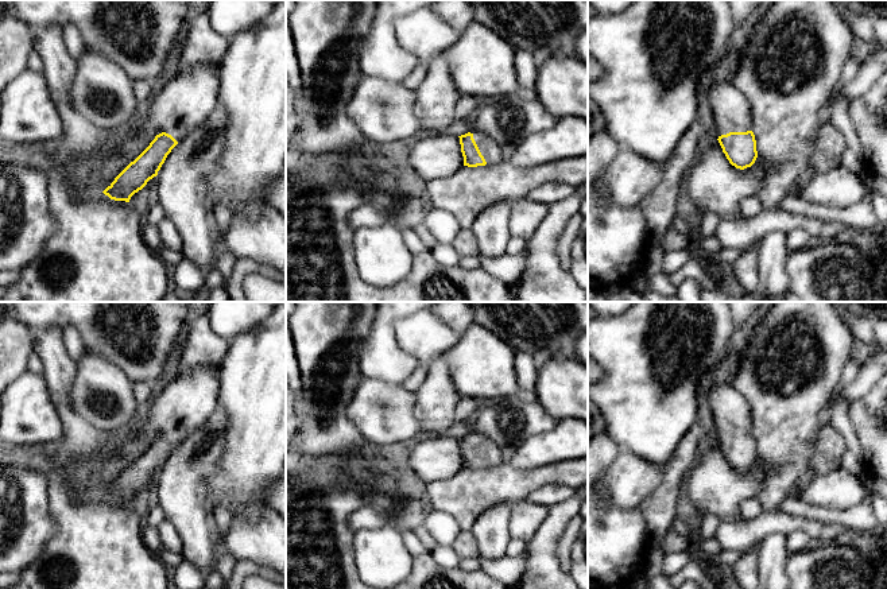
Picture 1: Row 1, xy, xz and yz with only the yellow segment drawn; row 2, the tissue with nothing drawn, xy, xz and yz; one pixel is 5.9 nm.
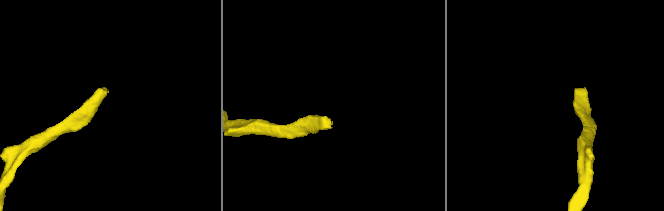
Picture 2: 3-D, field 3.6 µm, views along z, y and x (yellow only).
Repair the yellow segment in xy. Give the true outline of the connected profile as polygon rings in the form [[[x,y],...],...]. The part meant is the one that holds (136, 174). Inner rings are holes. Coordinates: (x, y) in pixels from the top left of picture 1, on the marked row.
[[[198,63],[158,86],[151,101],[140,109],[143,119],[137,128],[129,127],[117,132],[115,150],[98,160],[94,191],[101,190],[111,199],[129,202],[135,193],[158,175],[178,142],[189,136],[214,111],[218,102],[220,73],[221,63]]]

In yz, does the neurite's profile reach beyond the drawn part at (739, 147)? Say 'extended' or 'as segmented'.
extended

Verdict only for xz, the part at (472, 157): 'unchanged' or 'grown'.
grown

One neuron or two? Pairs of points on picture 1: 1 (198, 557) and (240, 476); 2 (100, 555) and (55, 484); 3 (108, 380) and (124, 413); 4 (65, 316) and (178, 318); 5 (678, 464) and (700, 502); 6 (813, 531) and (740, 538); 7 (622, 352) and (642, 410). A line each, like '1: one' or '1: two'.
1: two
2: one
3: one
4: one
5: two
6: one
7: one

